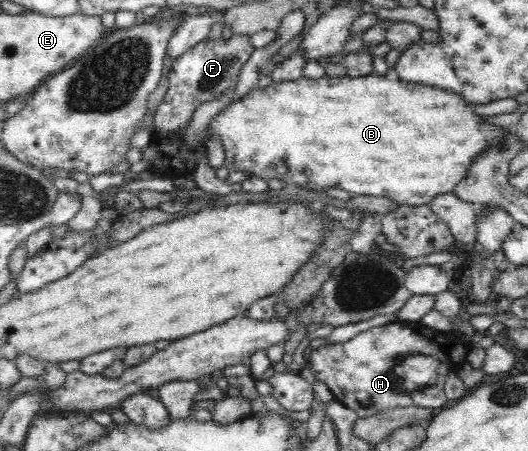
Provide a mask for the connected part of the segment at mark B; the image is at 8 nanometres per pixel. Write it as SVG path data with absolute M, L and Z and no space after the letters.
M374 73L363 77L329 77L325 75L317 80L301 77L297 81L272 82L268 87L261 88L257 86L251 89L249 93L233 100L211 119L208 126L208 134L195 145L183 142L183 133L185 133L186 127L175 132L161 132L154 129L150 143L144 148L142 159L147 161L149 165L146 169L157 171L157 173L161 173L165 177L175 179L175 177L181 177L181 175L193 175L193 171L195 171L197 163L201 161L203 153L207 152L207 141L213 139L211 135L215 133L217 139L221 139L221 145L223 145L223 149L226 152L225 165L229 172L242 171L247 176L255 175L255 177L261 177L266 182L271 181L271 179L281 179L281 181L288 182L294 186L316 191L326 190L329 187L340 187L352 195L385 196L396 201L399 205L419 206L428 204L434 197L437 197L437 194L453 192L459 180L466 176L467 169L471 167L473 158L483 150L490 148L493 144L502 142L507 130L494 124L485 124L485 122L481 122L481 118L483 117L471 112L469 103L463 101L460 95L452 91L427 85L411 84L407 81L399 80L395 76L385 77Z

